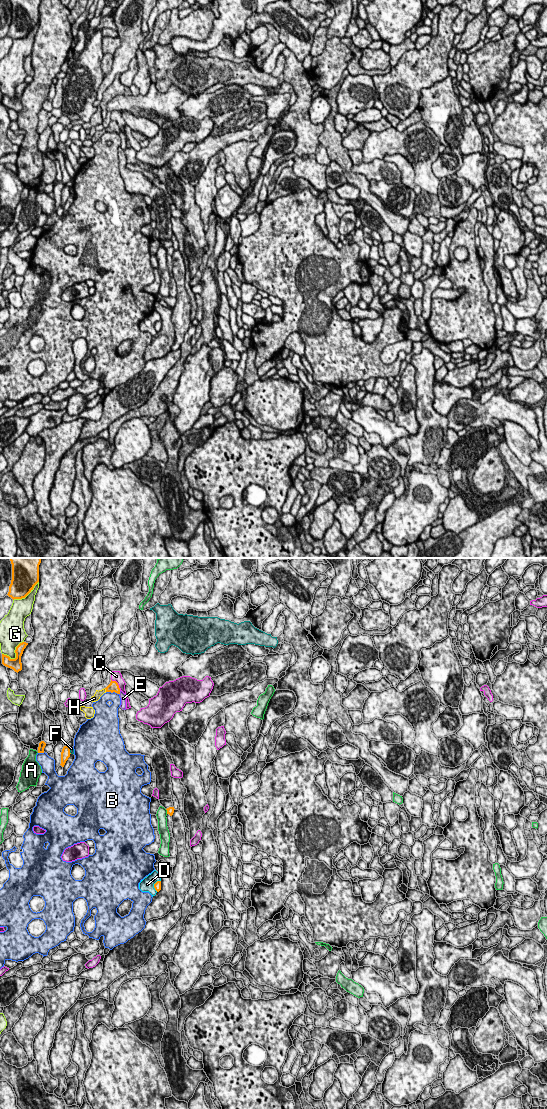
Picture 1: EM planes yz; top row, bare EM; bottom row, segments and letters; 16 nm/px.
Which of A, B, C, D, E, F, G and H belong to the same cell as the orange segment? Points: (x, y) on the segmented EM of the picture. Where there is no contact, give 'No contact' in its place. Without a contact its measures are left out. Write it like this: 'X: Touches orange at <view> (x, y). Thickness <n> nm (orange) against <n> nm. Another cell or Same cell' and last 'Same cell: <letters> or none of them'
A: Touches orange at yz (167, 811). Thickness 120 nm (orange) against 160 nm. Another cell
B: Touches orange at yz (112, 692). Thickness 160 nm (orange) against 160 nm. Another cell
C: Touches orange at yz (117, 684). Thickness 160 nm (orange) against 160 nm. Another cell
D: Touches orange at yz (154, 885). Thickness 120 nm (orange) against 220 nm. Another cell
E: Touches orange at yz (119, 693). Thickness 160 nm (orange) against 100 nm. Same cell
F: Touches orange at yz (69, 750). Thickness 160 nm (orange) against 60 nm. Another cell
G: Touches orange at yz (16, 655). Thickness 190 nm (orange) against 280 nm. Another cell
H: Touches orange at yz (106, 690). Thickness 160 nm (orange) against 120 nm. Same cell
Same cell: E, H

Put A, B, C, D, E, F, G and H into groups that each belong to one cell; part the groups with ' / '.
A / B / C / D / E H / F / G

